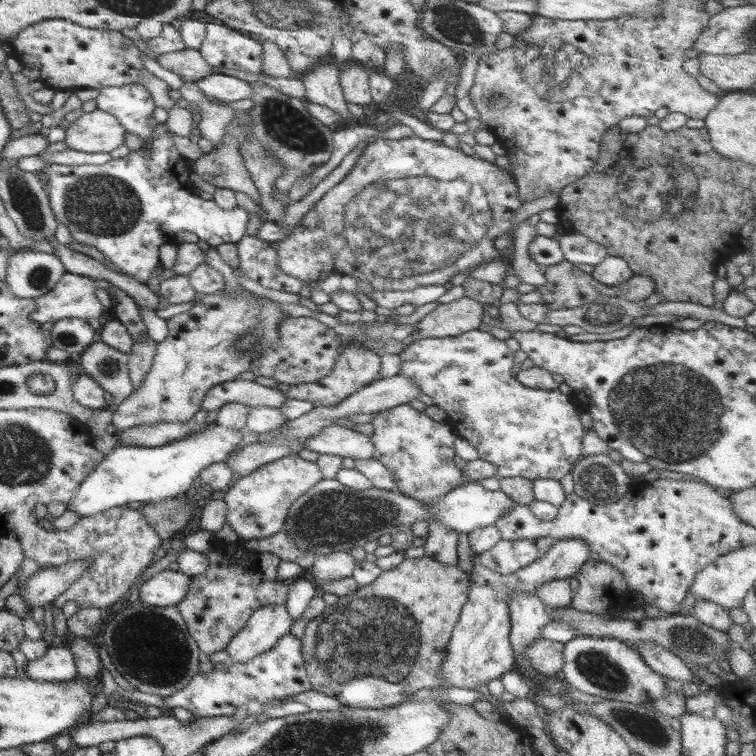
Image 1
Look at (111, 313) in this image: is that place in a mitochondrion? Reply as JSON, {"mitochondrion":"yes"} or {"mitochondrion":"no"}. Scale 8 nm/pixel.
{"mitochondrion":"no"}

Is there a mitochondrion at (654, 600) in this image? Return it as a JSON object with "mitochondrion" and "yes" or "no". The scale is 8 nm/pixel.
{"mitochondrion":"no"}

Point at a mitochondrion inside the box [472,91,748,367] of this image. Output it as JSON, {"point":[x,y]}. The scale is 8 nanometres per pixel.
{"point":[647,181]}

